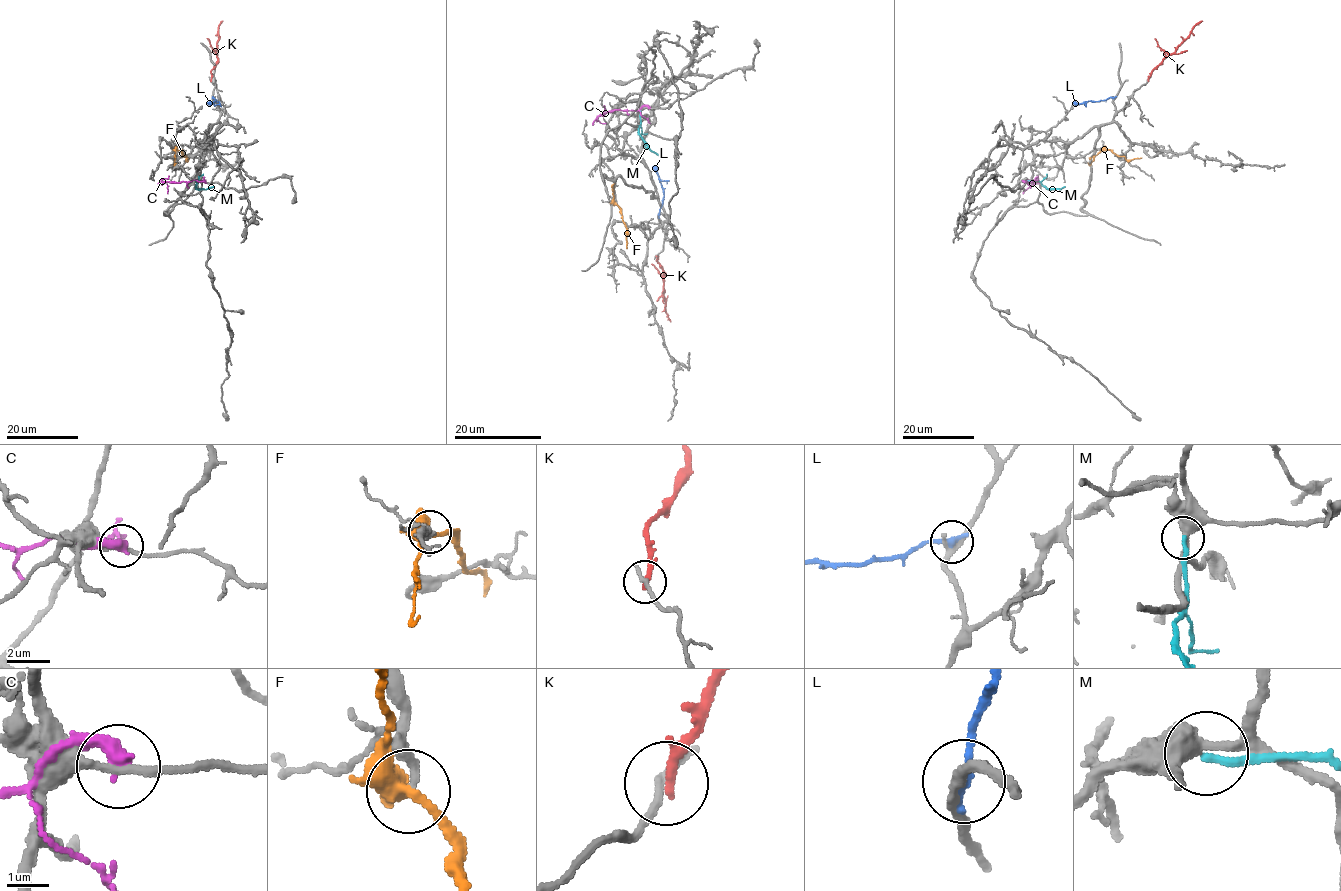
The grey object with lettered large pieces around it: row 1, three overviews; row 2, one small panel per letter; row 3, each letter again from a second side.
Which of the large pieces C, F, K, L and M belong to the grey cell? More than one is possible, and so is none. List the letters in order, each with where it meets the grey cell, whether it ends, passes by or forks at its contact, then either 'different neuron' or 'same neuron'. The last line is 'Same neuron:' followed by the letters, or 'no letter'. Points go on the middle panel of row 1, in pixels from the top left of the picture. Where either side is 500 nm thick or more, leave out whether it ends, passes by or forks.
C: meets grey at (649, 108); it ends there; different neuron
F: meets grey at (615, 204); it forks there; different neuron
K: meets grey at (656, 256); it ends there; different neuron
L: meets grey at (659, 215); it ends there; different neuron
M: meets grey at (640, 111); it ends there; different neuron
Same neuron: no letter

